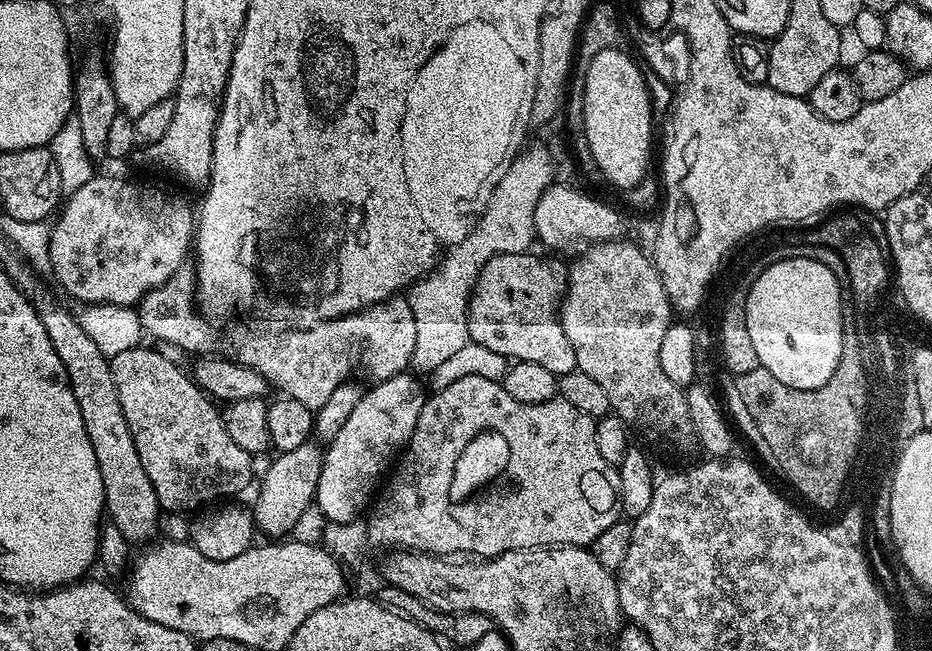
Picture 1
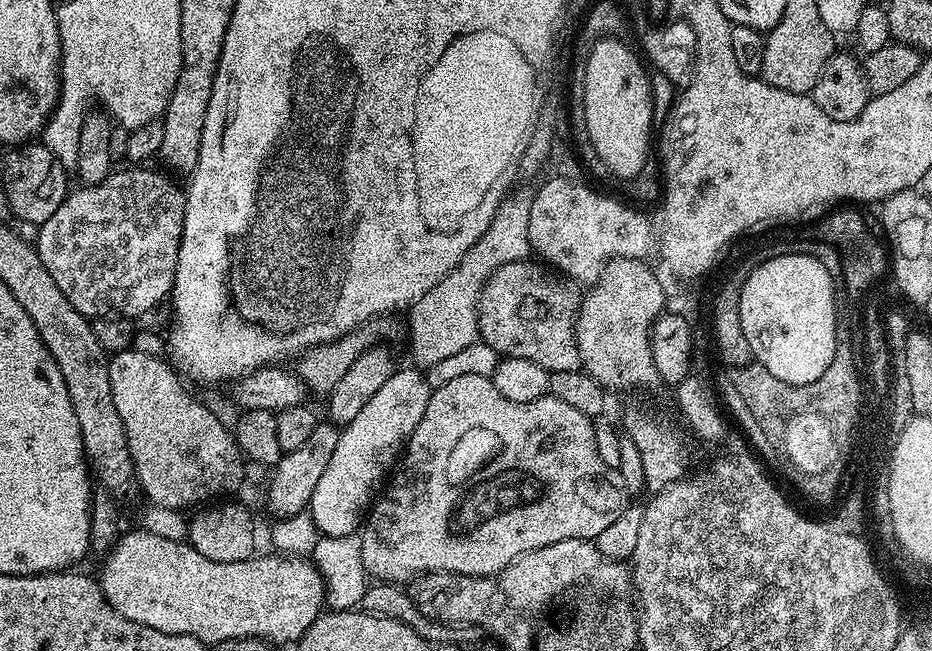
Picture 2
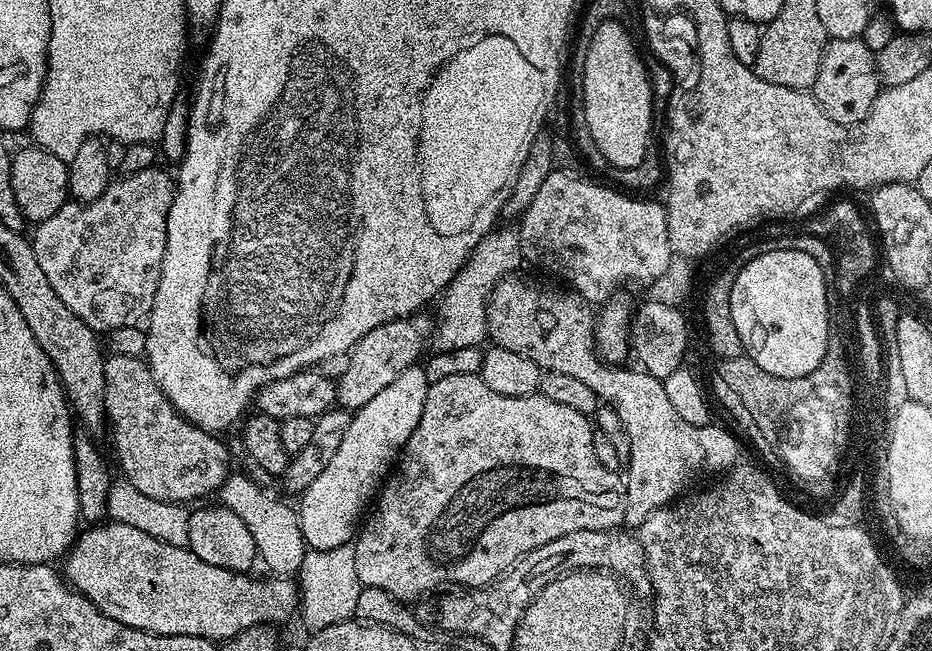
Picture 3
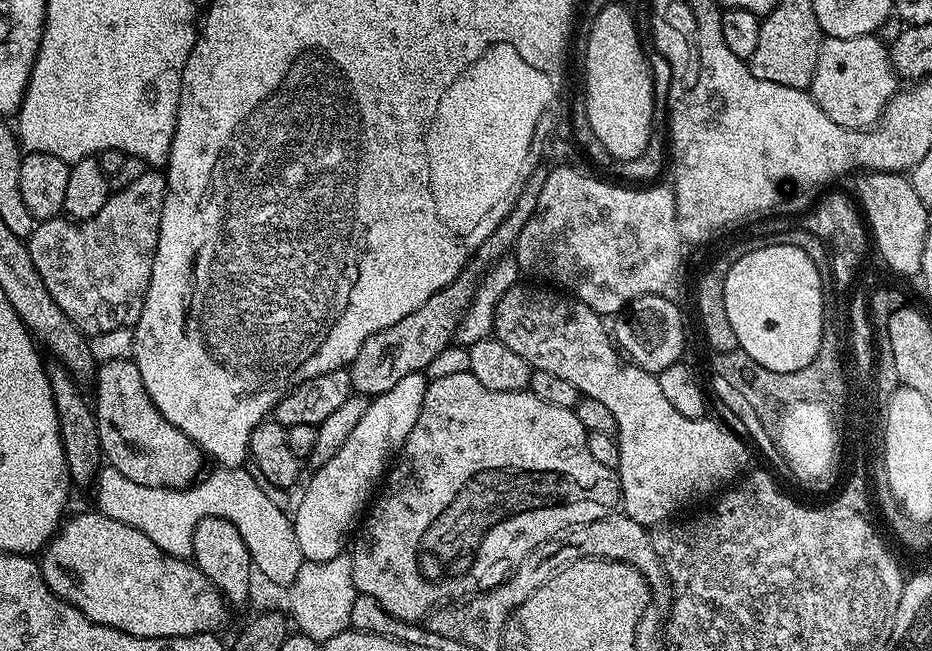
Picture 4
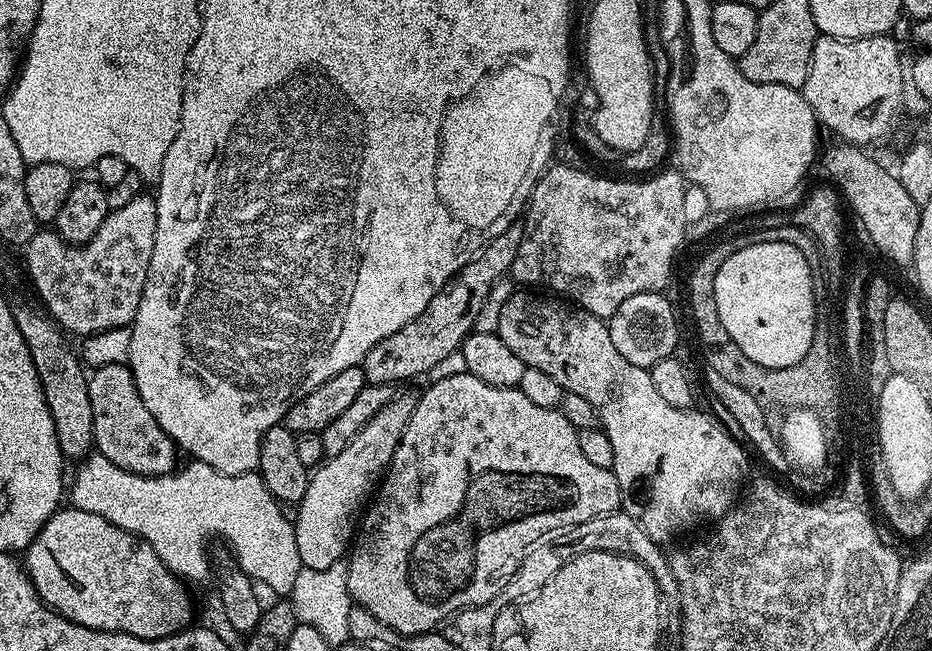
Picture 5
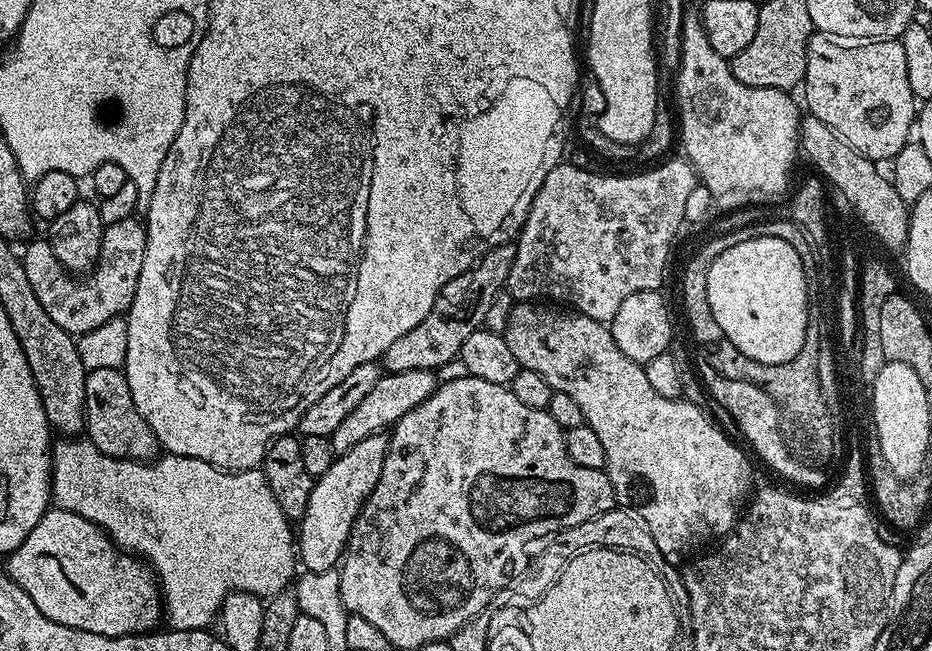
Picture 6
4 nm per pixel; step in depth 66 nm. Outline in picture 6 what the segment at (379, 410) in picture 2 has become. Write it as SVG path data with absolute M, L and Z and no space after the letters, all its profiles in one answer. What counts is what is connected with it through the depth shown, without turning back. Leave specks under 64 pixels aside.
M381 434L358 442L358 446L339 453L326 474L315 477L306 514L298 521L298 560L304 572L322 572L339 565L354 522L368 501L368 495L382 478L382 466L388 453L388 436Z

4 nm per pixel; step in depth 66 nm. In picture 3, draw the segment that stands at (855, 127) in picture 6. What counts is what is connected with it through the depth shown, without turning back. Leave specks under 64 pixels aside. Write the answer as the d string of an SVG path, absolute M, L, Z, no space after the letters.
M829 39L822 54L822 62L818 66L818 78L810 89L824 113L839 124L854 125L862 122L866 114L870 114L870 106L874 106L874 98L881 90L875 55L862 39Z

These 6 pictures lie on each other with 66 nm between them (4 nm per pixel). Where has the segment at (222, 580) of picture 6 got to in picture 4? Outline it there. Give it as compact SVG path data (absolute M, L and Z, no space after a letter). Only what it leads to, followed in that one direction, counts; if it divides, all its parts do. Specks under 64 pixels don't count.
M104 466L94 481L96 492L95 507L106 518L114 518L114 522L126 522L126 526L134 526L134 530L142 530L154 546L161 548L166 554L188 558L192 555L192 539L195 527L204 518L217 516L225 519L235 526L245 540L252 556L252 562L257 573L261 572L272 584L292 585L298 575L299 567L305 562L302 550L298 546L298 538L293 521L268 497L269 489L255 475L247 472L247 467L222 468L217 467L216 472L209 471L207 475L189 484L187 488L155 488L154 486L141 486L139 482L130 482L126 474L118 474L118 470Z

